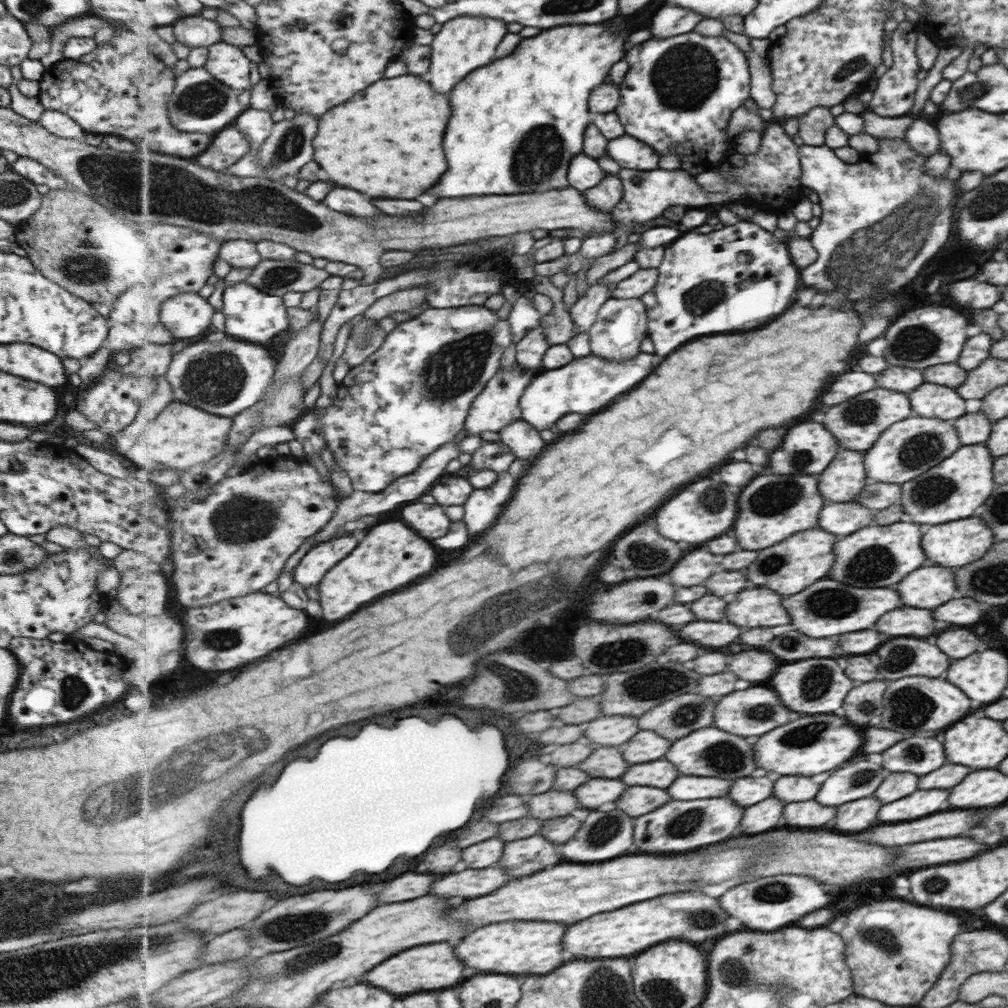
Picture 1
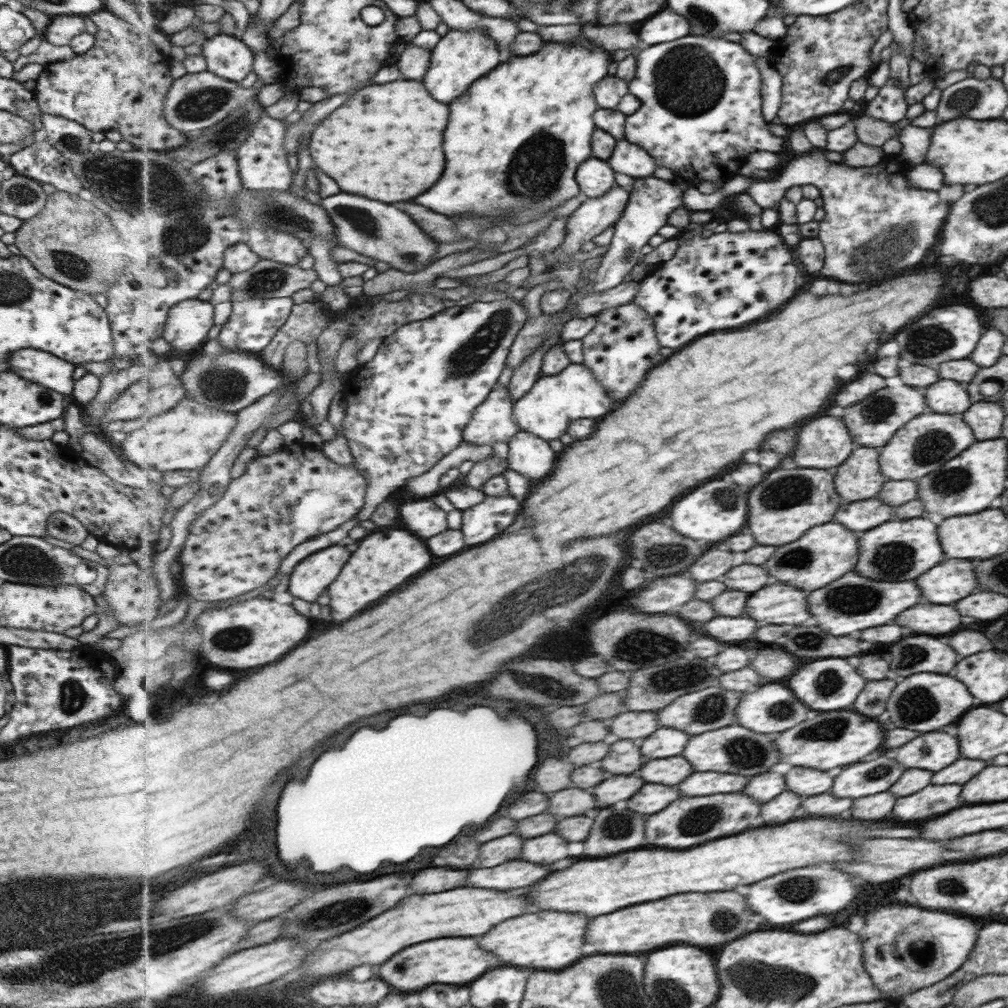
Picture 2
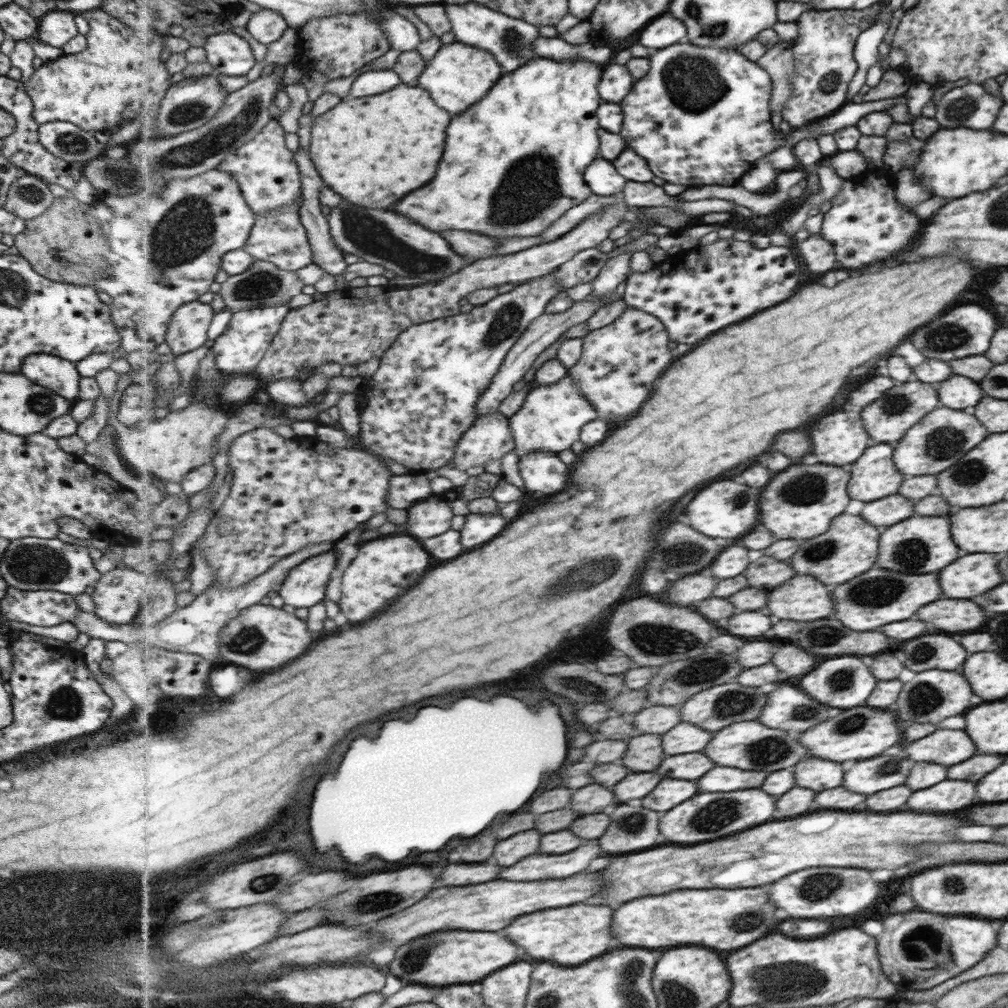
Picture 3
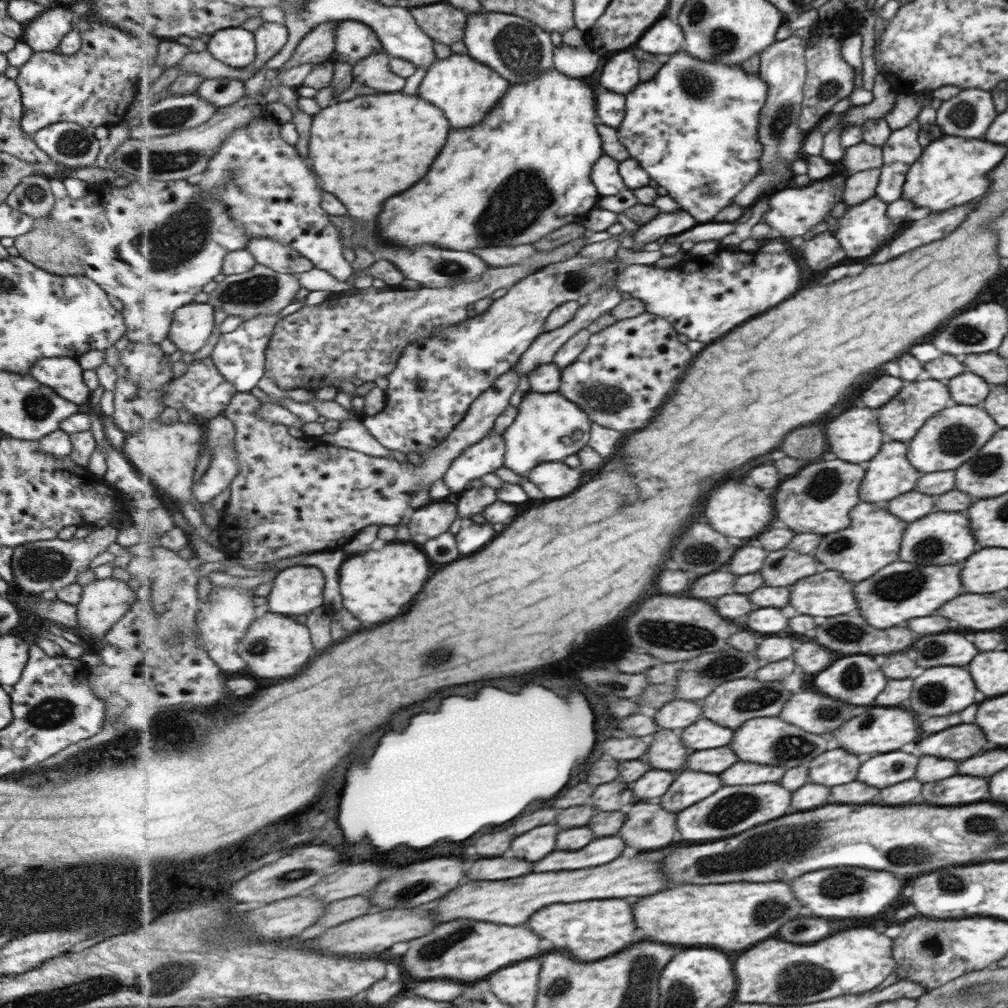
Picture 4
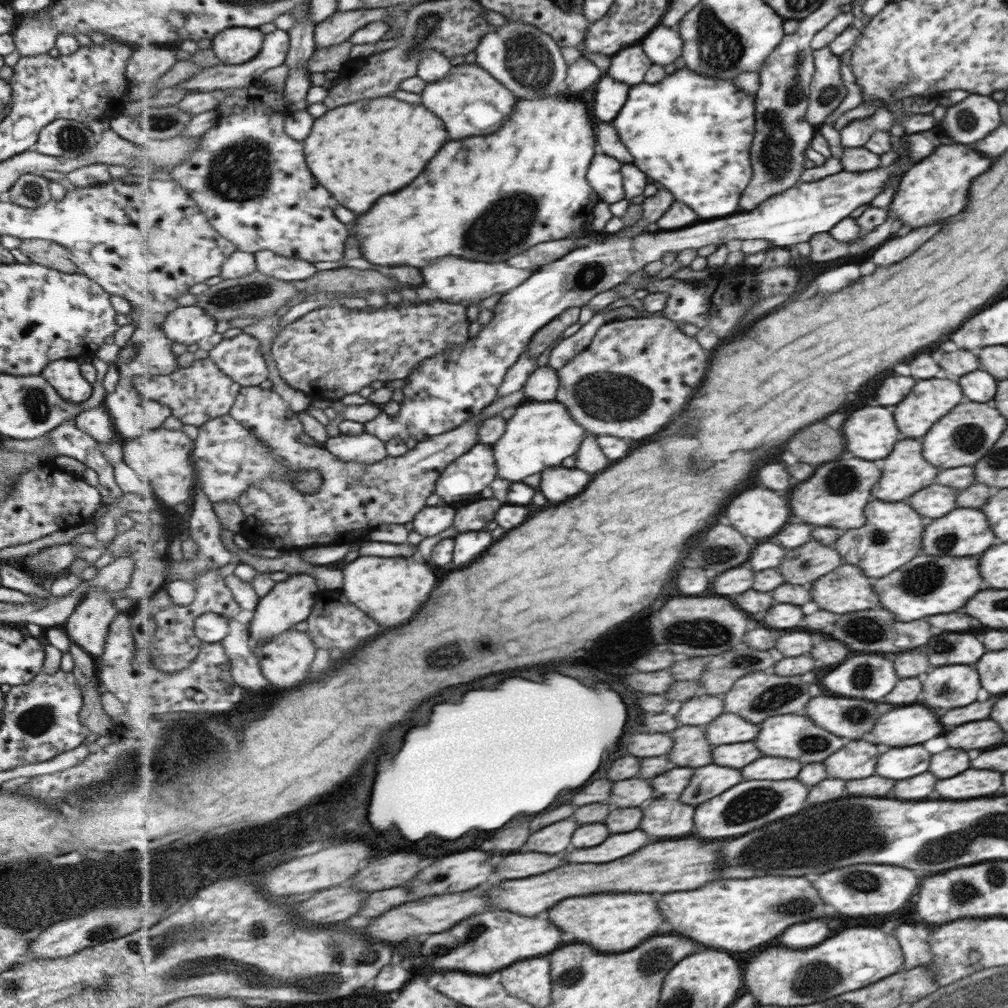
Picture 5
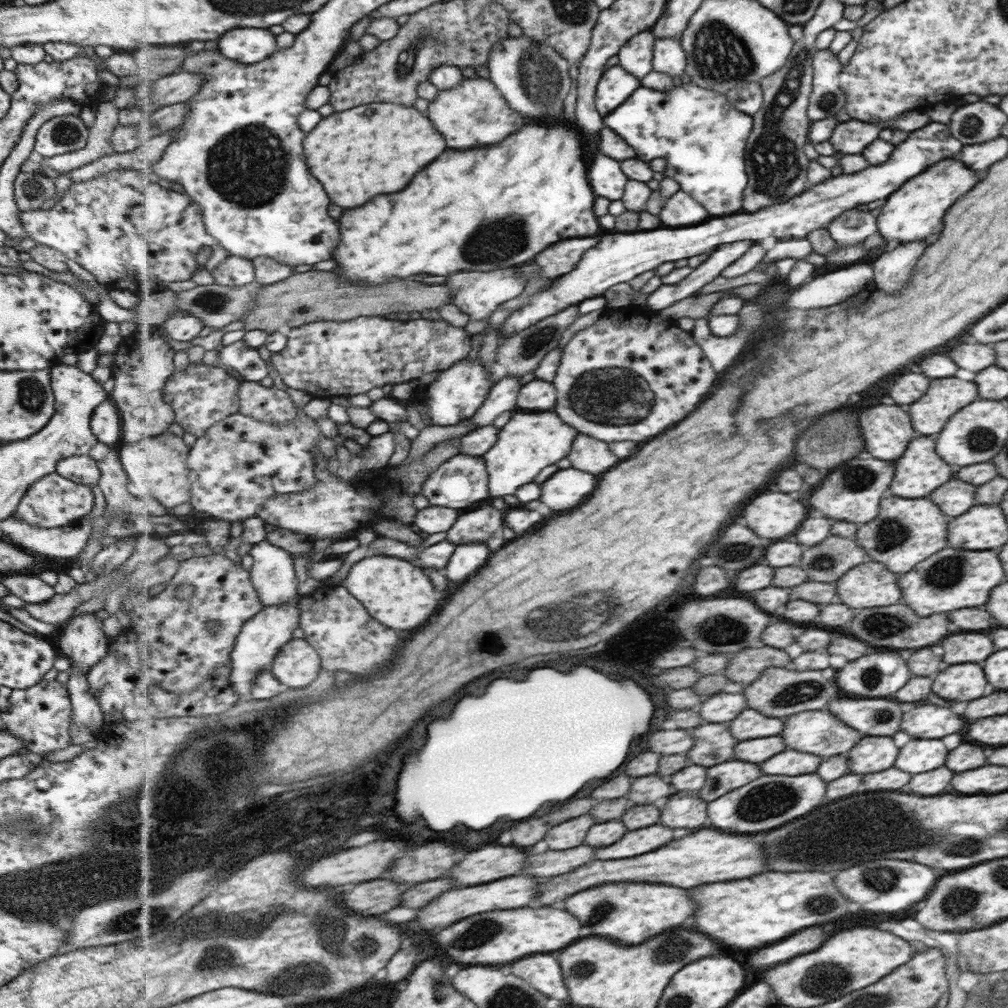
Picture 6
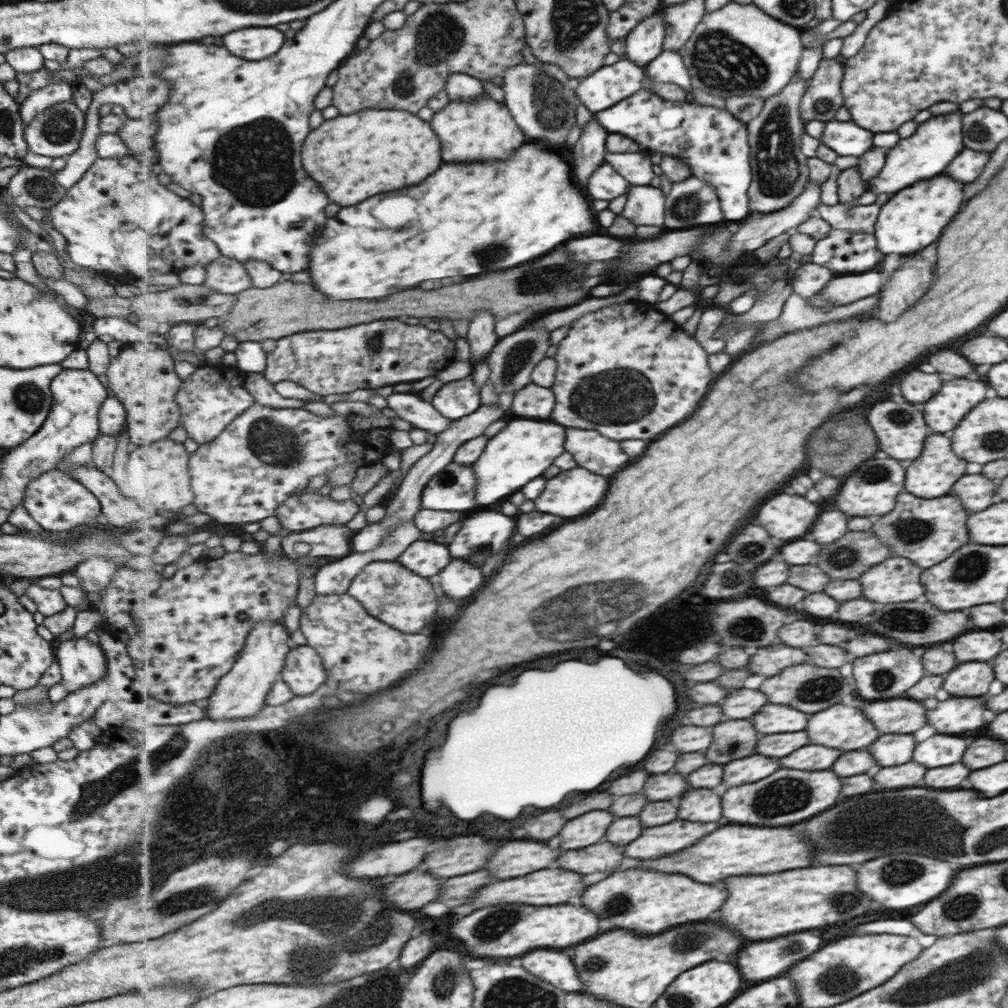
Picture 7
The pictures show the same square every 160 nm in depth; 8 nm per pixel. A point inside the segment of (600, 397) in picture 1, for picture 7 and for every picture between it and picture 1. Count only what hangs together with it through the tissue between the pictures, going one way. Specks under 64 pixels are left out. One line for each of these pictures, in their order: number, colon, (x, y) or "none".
2: (546, 410)
3: (551, 418)
4: (548, 427)
5: (540, 434)
6: (531, 440)
7: (522, 450)

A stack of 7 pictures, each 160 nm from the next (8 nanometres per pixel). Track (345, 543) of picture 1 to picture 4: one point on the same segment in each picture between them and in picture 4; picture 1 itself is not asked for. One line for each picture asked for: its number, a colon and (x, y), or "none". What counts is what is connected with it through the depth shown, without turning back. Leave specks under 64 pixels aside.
2: (311, 576)
3: (306, 585)
4: (298, 590)

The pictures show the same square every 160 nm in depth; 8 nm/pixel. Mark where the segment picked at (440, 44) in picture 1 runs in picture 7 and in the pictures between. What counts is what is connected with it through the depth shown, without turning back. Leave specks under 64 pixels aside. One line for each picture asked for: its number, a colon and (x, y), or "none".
2: (460, 59)
3: (459, 75)
4: (467, 89)
5: (472, 102)
6: (476, 113)
7: (484, 129)

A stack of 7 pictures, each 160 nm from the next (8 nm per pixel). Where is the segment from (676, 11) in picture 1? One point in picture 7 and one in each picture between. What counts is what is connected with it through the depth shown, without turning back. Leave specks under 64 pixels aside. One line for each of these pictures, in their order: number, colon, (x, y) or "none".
2: (667, 26)
3: (666, 30)
4: (666, 37)
5: (664, 45)
6: (669, 56)
7: (669, 67)

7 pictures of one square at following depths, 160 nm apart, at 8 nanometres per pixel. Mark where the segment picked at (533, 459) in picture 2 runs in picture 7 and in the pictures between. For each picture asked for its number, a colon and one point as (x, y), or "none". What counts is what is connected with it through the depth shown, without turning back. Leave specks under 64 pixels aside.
3: (542, 472)
4: (556, 479)
5: (559, 483)
6: (566, 489)
7: (577, 492)

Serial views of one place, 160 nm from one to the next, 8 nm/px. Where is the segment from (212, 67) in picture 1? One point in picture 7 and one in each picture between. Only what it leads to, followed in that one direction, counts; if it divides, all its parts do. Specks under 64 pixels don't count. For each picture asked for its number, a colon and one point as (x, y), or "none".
2: (230, 57)
3: (229, 53)
4: (235, 46)
5: (238, 45)
6: (249, 46)
7: (254, 44)

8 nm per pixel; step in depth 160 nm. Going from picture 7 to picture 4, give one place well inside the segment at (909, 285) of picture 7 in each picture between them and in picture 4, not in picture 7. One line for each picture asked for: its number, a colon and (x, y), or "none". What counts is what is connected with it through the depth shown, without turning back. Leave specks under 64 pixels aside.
4: (926, 230)
5: (894, 250)
6: (890, 269)

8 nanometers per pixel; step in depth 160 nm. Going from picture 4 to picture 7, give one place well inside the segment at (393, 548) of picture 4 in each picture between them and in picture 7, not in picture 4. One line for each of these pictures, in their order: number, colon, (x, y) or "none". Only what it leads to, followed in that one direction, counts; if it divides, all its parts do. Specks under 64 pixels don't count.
5: (393, 590)
6: (399, 593)
7: (399, 597)

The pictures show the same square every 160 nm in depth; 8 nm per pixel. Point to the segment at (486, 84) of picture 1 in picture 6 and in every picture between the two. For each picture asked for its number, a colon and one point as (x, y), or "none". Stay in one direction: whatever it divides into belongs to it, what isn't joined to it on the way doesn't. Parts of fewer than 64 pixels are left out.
2: (518, 146)
3: (515, 164)
4: (526, 171)
5: (488, 198)
6: (490, 208)

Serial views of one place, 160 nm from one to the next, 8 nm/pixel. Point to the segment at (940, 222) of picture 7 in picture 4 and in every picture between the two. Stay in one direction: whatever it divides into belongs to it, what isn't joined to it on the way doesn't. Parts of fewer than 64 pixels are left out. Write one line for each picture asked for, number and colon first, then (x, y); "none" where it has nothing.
4: (950, 171)
5: (936, 187)
6: (915, 211)

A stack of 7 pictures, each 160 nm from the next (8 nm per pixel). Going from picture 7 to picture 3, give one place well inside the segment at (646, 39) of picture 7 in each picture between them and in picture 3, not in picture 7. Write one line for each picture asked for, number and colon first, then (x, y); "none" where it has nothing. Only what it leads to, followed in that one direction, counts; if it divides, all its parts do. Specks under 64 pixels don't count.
3: (616, 84)
4: (621, 73)
5: (630, 65)
6: (637, 57)

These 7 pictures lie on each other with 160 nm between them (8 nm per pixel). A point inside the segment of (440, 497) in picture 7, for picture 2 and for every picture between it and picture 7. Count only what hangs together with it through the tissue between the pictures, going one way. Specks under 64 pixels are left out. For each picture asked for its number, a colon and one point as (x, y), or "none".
2: (494, 421)
3: (491, 437)
4: (487, 456)
5: (470, 474)
6: (462, 481)

